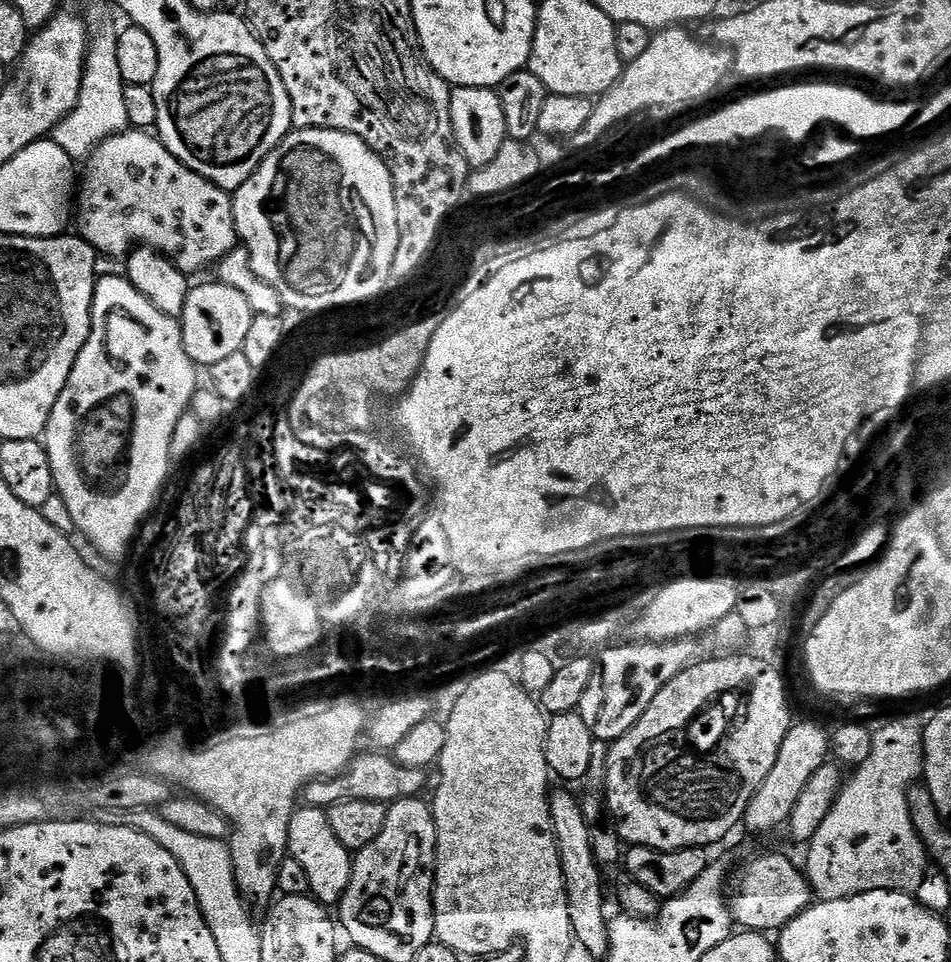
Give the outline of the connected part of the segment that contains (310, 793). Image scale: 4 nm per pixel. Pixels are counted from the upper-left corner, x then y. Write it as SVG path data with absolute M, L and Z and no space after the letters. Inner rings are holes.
M379 750L369 751L369 756L357 755L356 759L340 773L327 780L316 780L308 784L302 793L302 800L309 808L327 810L338 802L378 802L379 804L397 804L400 800L419 797L424 788L425 769L407 768L396 763L391 755Z

